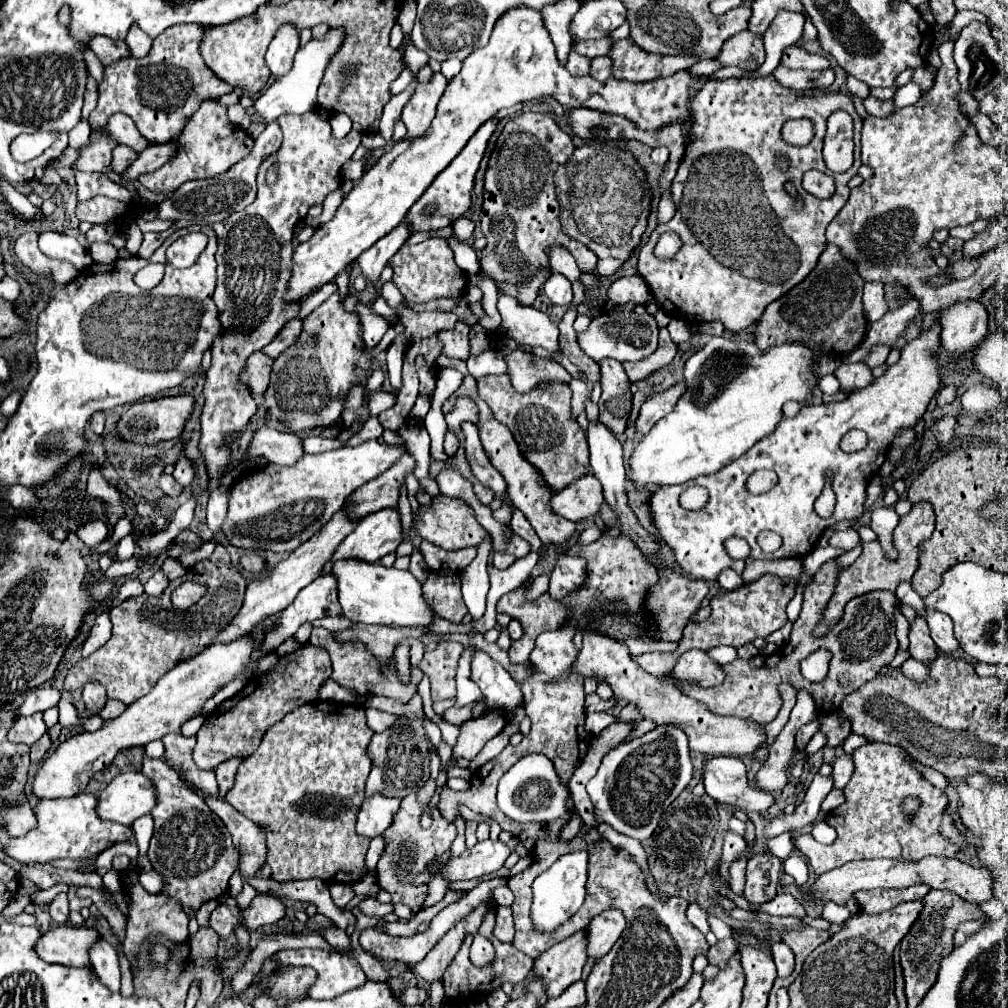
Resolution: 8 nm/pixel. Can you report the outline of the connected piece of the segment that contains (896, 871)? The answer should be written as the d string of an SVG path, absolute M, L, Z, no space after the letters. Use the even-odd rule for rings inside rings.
M926 857L918 863L902 863L902 861L892 861L892 859L870 859L870 861L852 861L848 865L836 867L824 875L820 875L812 887L810 887L810 895L812 895L812 903L816 905L824 905L826 901L834 901L838 905L846 905L848 899L860 891L860 889L892 889L892 887L910 887L914 883L926 883L932 889L948 889L952 893L956 893L960 899L974 903L974 905L982 905L986 901L990 901L994 897L994 875L992 871L984 869L984 867L972 867L966 865L958 859L942 859L942 857Z

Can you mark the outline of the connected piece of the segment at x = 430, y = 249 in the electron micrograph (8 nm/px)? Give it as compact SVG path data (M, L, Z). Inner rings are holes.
M430 237L418 245L410 245L410 247L404 245L390 259L390 265L394 269L392 281L396 283L396 287L410 305L426 303L432 299L460 299L464 287L468 285L468 275L456 265L454 251L446 239Z

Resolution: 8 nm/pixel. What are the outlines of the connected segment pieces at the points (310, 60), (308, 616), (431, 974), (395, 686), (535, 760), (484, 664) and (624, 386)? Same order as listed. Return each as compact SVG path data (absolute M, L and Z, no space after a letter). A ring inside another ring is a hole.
M330 29L322 39L310 39L306 43L306 47L302 47L302 51L296 53L294 57L294 65L292 69L276 79L268 89L266 93L262 93L256 101L254 101L254 109L256 113L266 121L274 121L278 119L280 115L286 115L286 113L306 113L306 111L312 111L318 107L318 101L316 101L316 89L320 85L320 79L322 79L322 73L324 73L324 67L328 63L328 59L338 51L338 47L342 45L342 39L344 39L344 31L342 29Z
M320 575L310 585L306 585L292 605L288 605L280 621L272 631L268 631L268 637L264 637L264 643L260 647L262 655L268 655L268 651L274 651L278 645L282 645L288 637L292 637L298 627L306 621L314 621L320 617L332 617L340 615L340 603L336 595L336 579L334 575Z
M494 901L490 903L480 903L480 907L476 911L472 911L468 915L468 919L464 923L458 923L454 929L450 929L442 941L424 957L424 961L416 963L416 965L406 965L414 975L422 977L424 981L428 981L430 985L436 981L436 979L442 979L452 957L456 955L456 951L460 949L460 943L462 939L468 935L468 933L476 933L476 929L480 927L482 923L482 917L484 913L492 907Z
M314 629L308 643L316 645L316 647L324 647L330 655L330 661L336 661L336 683L342 685L342 687L350 687L350 689L358 691L360 695L386 695L386 697L392 697L392 699L407 703L416 694L416 685L424 677L424 673L419 668L411 666L410 685L405 685L399 679L396 679L394 667L388 671L386 679L382 679L380 669L378 669L378 661L364 649L364 645L360 645L360 643L340 645L340 643L334 641L330 631L326 631L326 629Z
M532 753L522 757L516 765L512 765L504 777L498 783L498 807L502 809L504 815L508 815L514 821L520 823L548 823L562 819L566 815L578 815L576 809L568 809L570 801L570 787L560 781L560 775L556 773L552 761L546 755ZM532 797L544 797L540 803L534 803Z
M474 653L472 679L478 683L492 709L512 711L522 705L524 695L520 685L488 653Z
M616 359L598 361L600 365L600 421L614 433L622 433L626 419L630 415L630 383L622 369L622 363Z

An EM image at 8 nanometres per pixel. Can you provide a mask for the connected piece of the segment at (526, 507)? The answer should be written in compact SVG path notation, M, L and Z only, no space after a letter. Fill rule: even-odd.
M471 375L464 377L462 387L458 389L453 395L451 395L444 405L442 405L442 411L449 413L456 402L458 396L468 395L472 397L472 401L476 401L478 405L478 413L480 413L480 425L478 425L478 433L480 433L480 441L482 441L482 447L490 459L490 463L502 473L506 485L508 485L508 495L512 499L512 503L524 513L524 517L528 517L530 525L534 527L534 531L538 533L538 537L542 539L542 543L554 543L554 545L560 545L564 541L570 539L570 535L574 533L576 525L564 517L556 517L556 513L552 513L552 509L548 509L548 497L552 497L554 489L548 489L548 485L544 485L544 479L540 477L540 471L530 463L530 461L524 461L524 455L520 453L520 447L516 445L510 429L506 425L500 425L490 407L478 397L477 380Z

